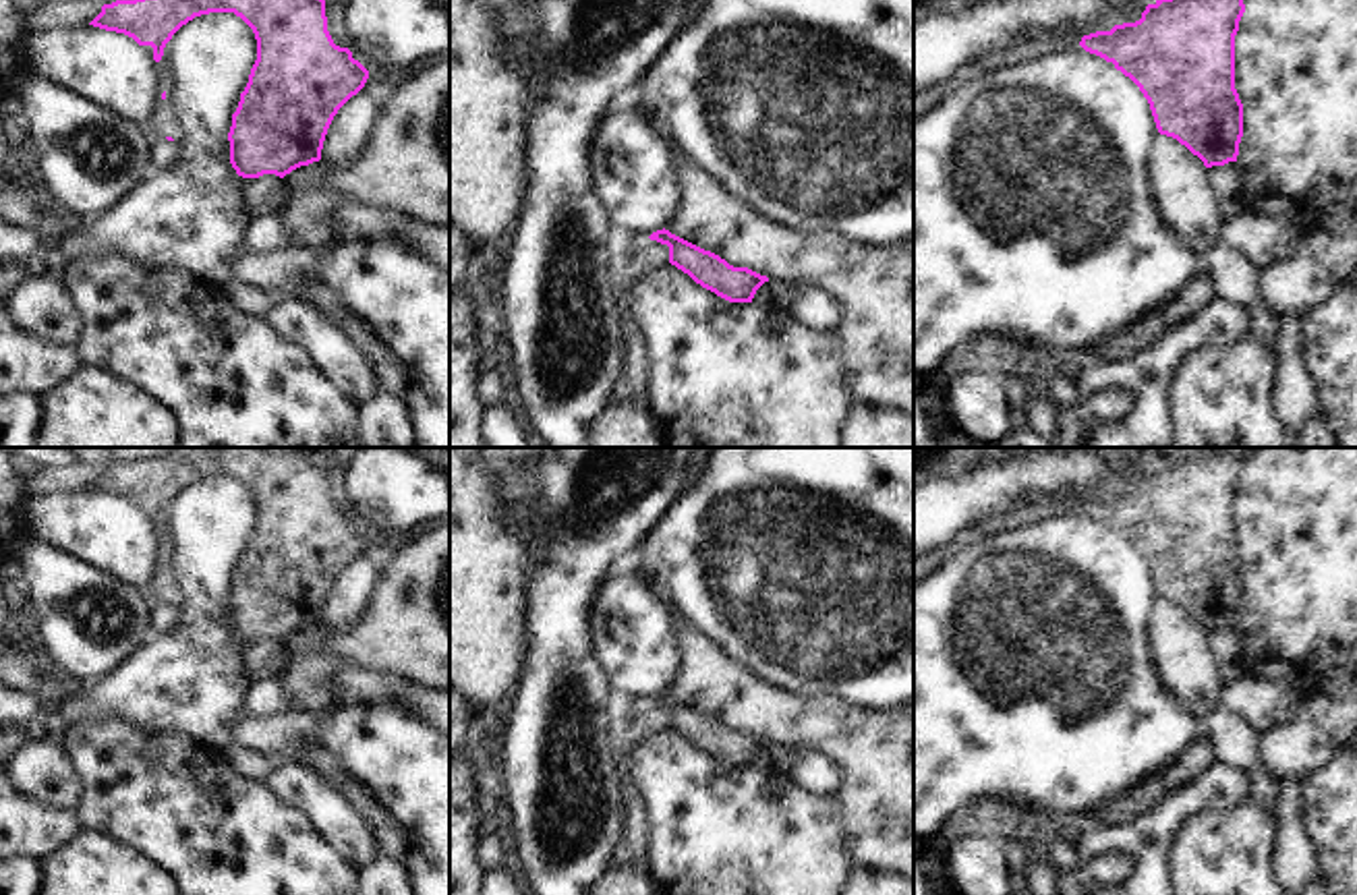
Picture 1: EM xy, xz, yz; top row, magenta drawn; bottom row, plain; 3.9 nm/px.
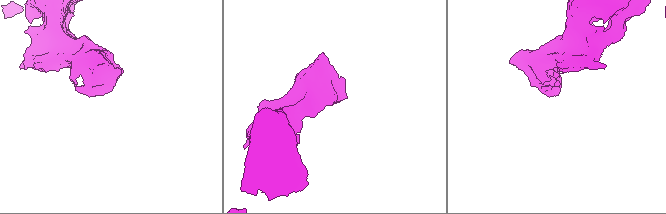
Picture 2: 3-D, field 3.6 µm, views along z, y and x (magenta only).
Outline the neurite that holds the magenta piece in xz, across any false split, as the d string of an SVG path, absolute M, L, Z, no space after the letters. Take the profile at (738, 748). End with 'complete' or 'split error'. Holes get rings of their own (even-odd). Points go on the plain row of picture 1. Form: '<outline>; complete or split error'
M665 692L653 696L648 702L669 711L671 729L729 767L752 767L756 754L769 746L767 740L748 731L733 731L719 719L704 715Z; complete

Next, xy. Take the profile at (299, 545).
M174 448L155 460L104 468L89 489L124 497L139 510L151 510L153 524L160 526L172 499L195 481L209 477L234 477L257 503L257 524L228 597L230 628L236 638L284 642L300 630L319 626L334 580L365 551L369 535L348 512L334 508L325 464L302 448Z; complete

